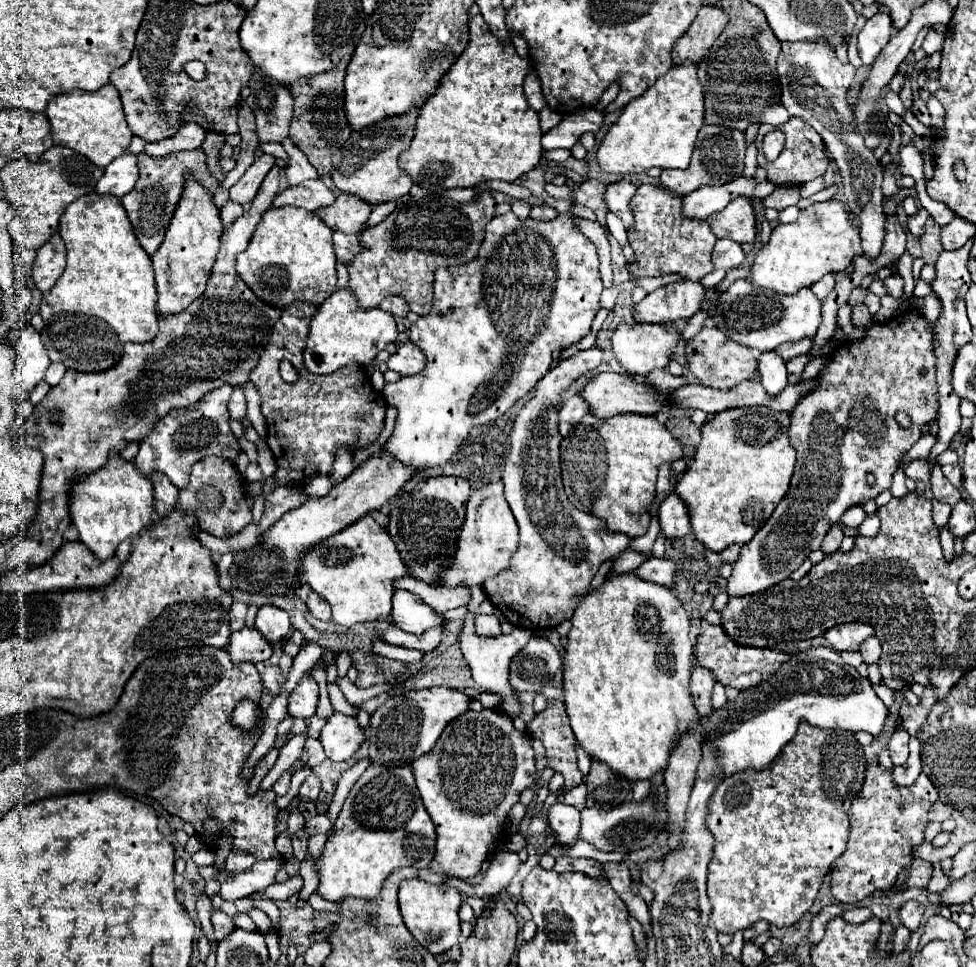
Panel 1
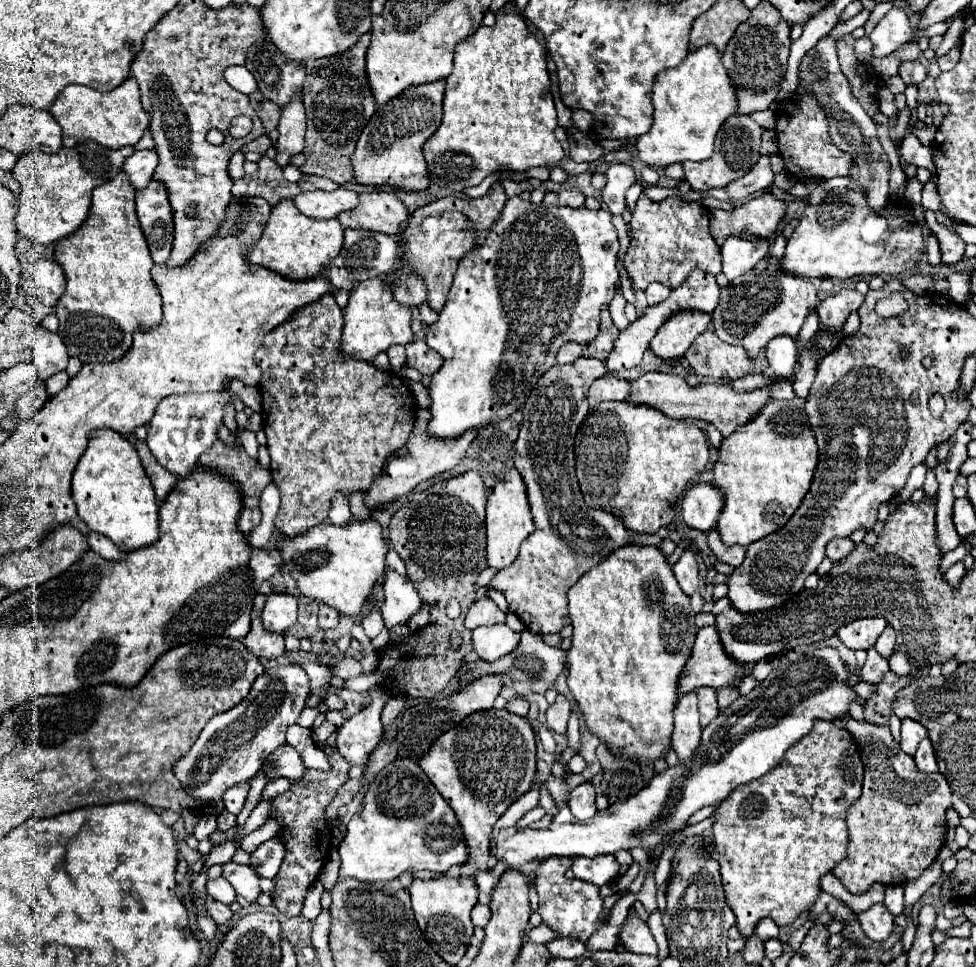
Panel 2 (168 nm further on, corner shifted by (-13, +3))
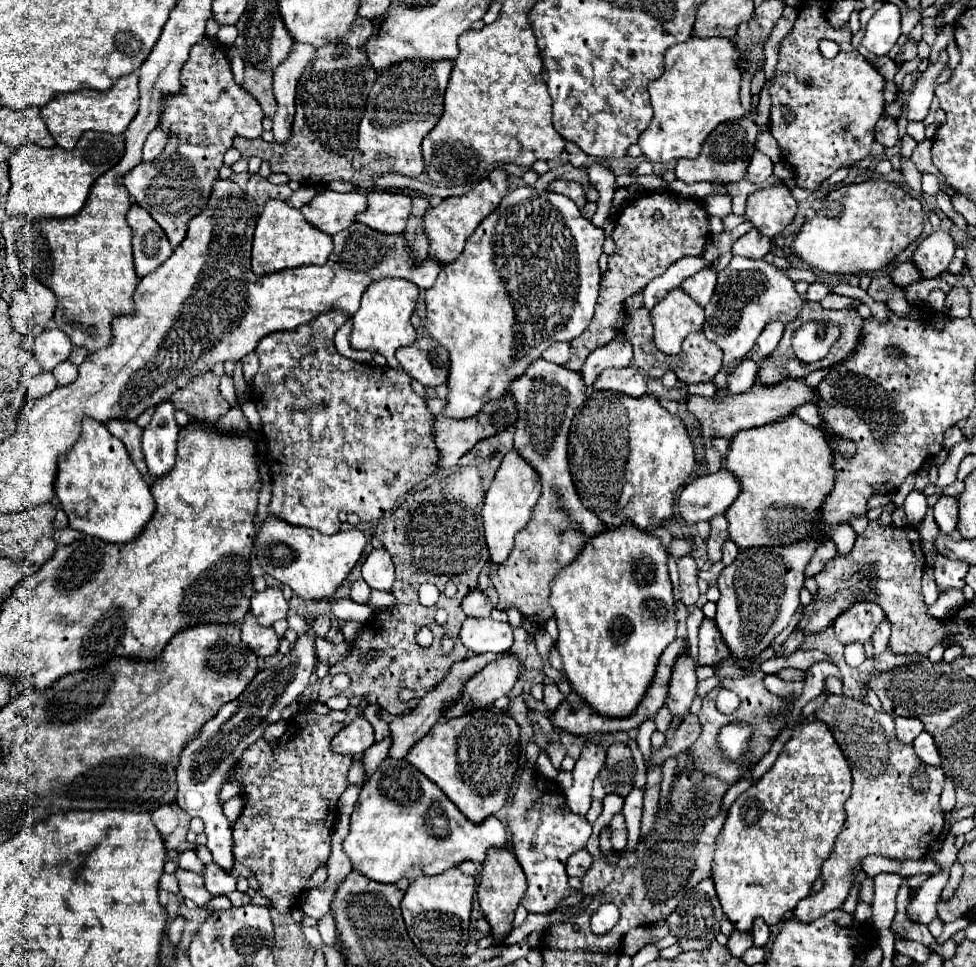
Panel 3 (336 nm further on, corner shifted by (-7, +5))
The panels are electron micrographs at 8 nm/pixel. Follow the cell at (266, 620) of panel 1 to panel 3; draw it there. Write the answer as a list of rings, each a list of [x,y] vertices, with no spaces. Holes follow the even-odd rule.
[[[266,588],[264,592],[256,592],[250,602],[250,612],[256,616],[260,626],[272,626],[276,620],[286,618],[288,600],[282,596],[280,588]]]

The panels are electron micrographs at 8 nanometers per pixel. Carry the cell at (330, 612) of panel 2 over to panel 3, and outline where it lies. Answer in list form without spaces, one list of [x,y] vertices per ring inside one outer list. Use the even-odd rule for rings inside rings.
[[[316,616],[316,620],[312,622],[312,628],[314,628],[316,636],[324,638],[326,632],[330,630],[330,618],[328,618],[328,616]]]

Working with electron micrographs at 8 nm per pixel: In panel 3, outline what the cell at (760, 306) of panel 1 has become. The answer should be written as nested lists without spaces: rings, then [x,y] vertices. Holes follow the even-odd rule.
[[[734,256],[732,262],[718,274],[718,284],[716,284],[716,290],[714,290],[714,296],[710,298],[708,306],[704,308],[706,310],[706,322],[704,322],[704,334],[708,340],[716,342],[722,352],[724,352],[724,366],[722,370],[715,376],[713,382],[717,387],[716,394],[723,394],[726,388],[726,378],[728,370],[732,366],[736,366],[738,362],[742,362],[748,352],[754,348],[760,332],[764,330],[766,324],[778,320],[782,322],[784,326],[794,322],[796,320],[796,314],[802,310],[804,306],[804,300],[800,298],[800,294],[796,292],[796,284],[794,280],[790,280],[786,274],[782,274],[774,264],[766,264],[764,260],[750,260],[750,258],[740,258],[740,256]]]

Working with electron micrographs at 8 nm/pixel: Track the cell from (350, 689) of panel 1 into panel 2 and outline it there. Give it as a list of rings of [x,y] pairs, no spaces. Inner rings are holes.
[[[338,658],[332,662],[332,670],[334,670],[334,676],[340,676],[342,680],[356,678],[362,674],[362,666],[356,658]]]

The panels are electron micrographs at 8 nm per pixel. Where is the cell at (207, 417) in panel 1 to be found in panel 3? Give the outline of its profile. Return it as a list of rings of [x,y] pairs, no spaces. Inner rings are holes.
[[[164,400],[156,406],[156,412],[150,424],[144,428],[142,450],[148,464],[148,470],[156,476],[168,474],[176,458],[180,426],[176,422],[176,408],[170,400]]]

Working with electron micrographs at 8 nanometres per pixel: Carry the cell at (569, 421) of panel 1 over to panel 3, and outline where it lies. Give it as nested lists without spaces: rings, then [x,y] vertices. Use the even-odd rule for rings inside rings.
[[[620,368],[620,370],[604,370],[594,386],[594,390],[612,390],[626,396],[644,396],[646,394],[646,378],[638,370]]]

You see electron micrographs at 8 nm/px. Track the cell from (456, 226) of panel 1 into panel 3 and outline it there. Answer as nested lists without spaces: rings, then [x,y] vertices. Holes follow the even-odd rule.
[[[494,170],[484,180],[480,180],[468,194],[446,198],[440,202],[440,206],[428,208],[424,214],[424,234],[428,236],[430,242],[428,248],[430,258],[438,260],[440,264],[450,264],[464,248],[464,242],[472,234],[472,230],[476,230],[476,226],[500,204],[500,198],[504,198],[506,192],[508,192],[506,174],[502,170]],[[490,178],[498,178],[498,182],[492,182]]]

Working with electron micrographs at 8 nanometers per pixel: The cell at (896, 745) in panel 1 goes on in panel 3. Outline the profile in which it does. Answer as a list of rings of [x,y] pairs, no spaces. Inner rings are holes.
[[[894,718],[896,722],[896,738],[902,744],[912,744],[912,740],[924,730],[918,718]]]

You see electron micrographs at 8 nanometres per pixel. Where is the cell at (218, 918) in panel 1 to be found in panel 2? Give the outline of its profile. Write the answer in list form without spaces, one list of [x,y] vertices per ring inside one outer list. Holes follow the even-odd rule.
[[[204,892],[204,900],[206,900],[206,908],[208,908],[210,916],[216,920],[216,924],[226,924],[228,926],[230,918],[232,918],[232,910],[226,904],[214,900],[208,892]]]

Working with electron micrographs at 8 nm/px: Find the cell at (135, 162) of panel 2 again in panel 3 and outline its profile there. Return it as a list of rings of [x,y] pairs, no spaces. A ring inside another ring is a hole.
[[[160,128],[152,130],[144,142],[144,148],[142,148],[142,162],[154,160],[164,150],[164,146],[166,146],[166,134]]]

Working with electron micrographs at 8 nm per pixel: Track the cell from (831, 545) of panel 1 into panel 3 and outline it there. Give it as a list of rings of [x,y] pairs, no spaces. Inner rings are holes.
[[[826,540],[826,542],[822,542],[818,548],[816,548],[816,554],[812,556],[812,562],[808,564],[808,570],[806,570],[806,576],[814,576],[814,574],[818,574],[834,556],[836,556],[838,552],[836,552],[836,544],[834,544],[834,540]]]

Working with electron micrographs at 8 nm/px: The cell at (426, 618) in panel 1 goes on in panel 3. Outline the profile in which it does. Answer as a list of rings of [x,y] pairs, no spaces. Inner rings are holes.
[[[384,548],[372,550],[366,558],[366,562],[362,564],[362,576],[364,576],[364,580],[368,582],[370,588],[390,592],[392,584],[394,584],[392,556]]]

